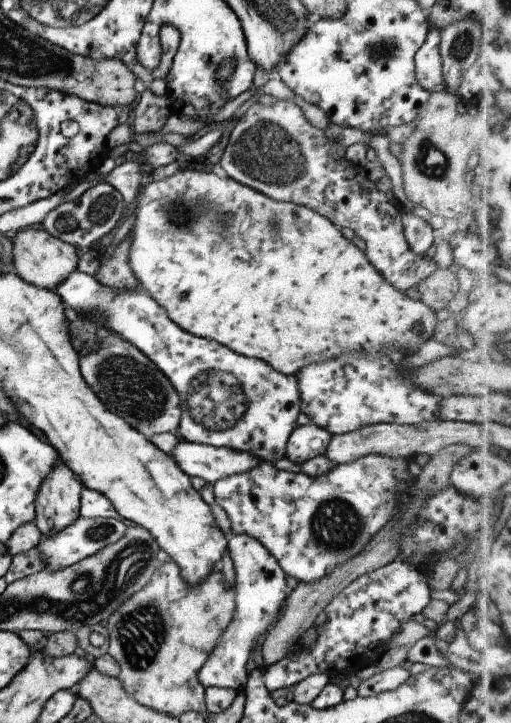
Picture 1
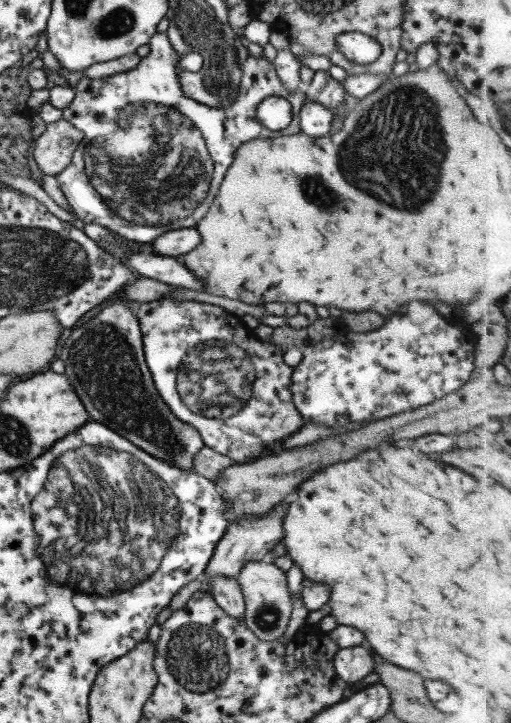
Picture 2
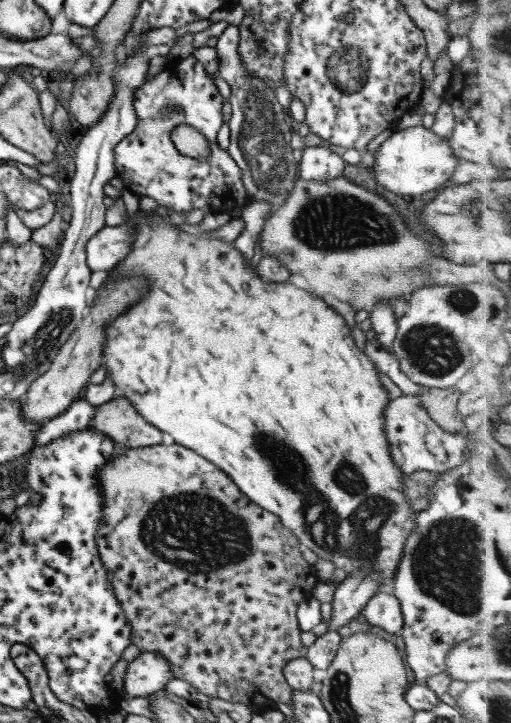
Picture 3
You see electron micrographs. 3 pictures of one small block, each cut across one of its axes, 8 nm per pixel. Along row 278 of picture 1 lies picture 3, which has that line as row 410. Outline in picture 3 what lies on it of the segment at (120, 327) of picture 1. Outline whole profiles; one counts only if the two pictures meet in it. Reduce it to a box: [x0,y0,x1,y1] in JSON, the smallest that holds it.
[33,399,96,447]

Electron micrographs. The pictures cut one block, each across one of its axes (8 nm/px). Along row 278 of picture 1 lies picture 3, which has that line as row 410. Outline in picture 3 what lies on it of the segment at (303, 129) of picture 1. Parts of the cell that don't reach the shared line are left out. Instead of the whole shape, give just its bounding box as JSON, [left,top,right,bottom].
[384,394,469,476]

